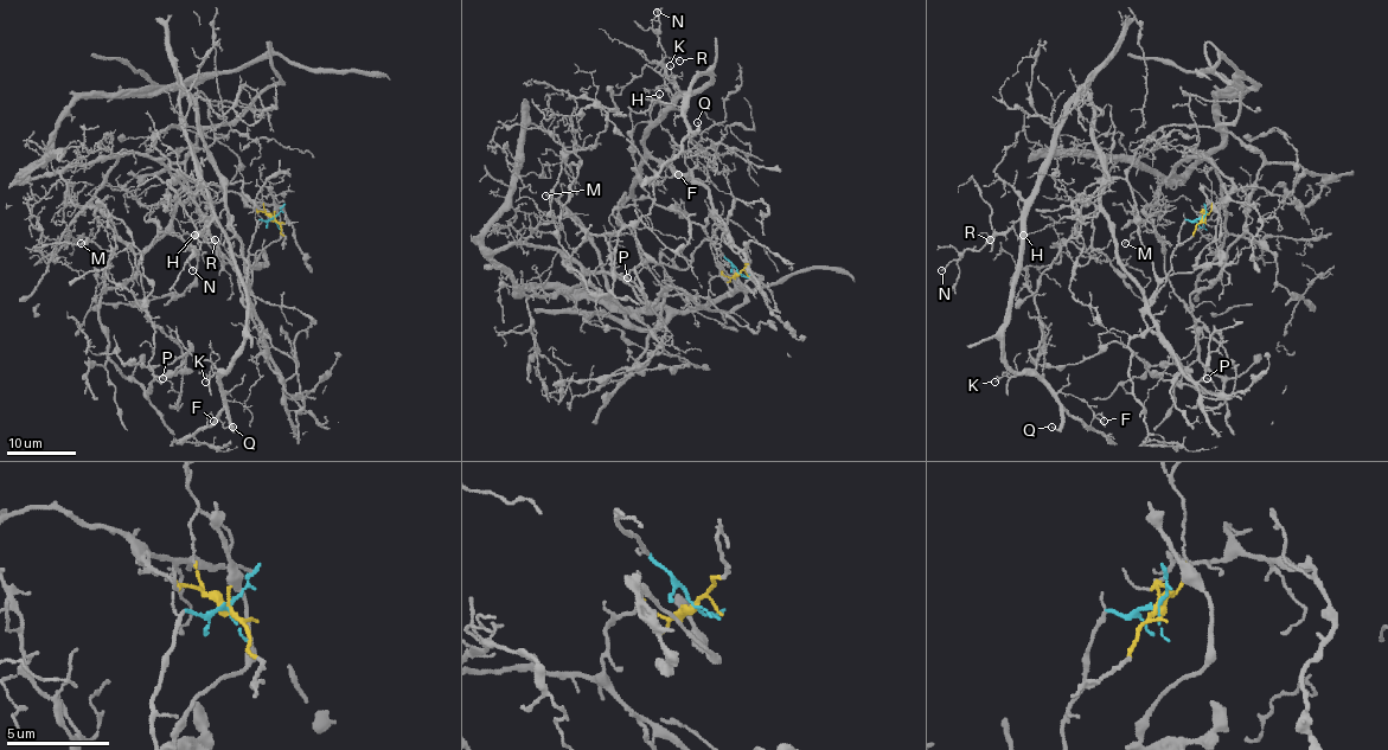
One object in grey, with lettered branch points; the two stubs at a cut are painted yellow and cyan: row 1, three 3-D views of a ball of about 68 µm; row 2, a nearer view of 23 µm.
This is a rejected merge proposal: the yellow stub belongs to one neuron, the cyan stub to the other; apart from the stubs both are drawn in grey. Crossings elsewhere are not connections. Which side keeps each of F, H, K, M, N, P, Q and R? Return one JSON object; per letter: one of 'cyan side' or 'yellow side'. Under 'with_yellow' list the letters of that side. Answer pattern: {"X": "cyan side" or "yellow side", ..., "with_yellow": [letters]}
{"F": "cyan side", "H": "cyan side", "K": "cyan side", "M": "yellow side", "N": "cyan side", "P": "yellow side", "Q": "cyan side", "R": "cyan side", "with_yellow": ["M", "P"]}

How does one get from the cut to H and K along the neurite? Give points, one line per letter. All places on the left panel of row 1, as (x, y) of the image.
H: (274, 218), (260, 220), (249, 251), (255, 303), (241, 239), (225, 210), (204, 217), (193, 235)
K: (274, 218), (249, 251), (253, 303), (225, 179), (197, 103), (180, 98), (245, 297), (244, 344), (206, 380)

